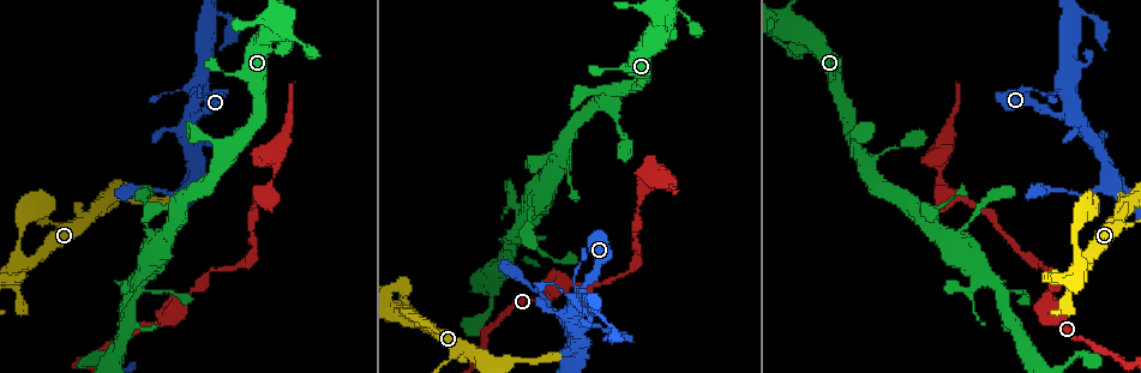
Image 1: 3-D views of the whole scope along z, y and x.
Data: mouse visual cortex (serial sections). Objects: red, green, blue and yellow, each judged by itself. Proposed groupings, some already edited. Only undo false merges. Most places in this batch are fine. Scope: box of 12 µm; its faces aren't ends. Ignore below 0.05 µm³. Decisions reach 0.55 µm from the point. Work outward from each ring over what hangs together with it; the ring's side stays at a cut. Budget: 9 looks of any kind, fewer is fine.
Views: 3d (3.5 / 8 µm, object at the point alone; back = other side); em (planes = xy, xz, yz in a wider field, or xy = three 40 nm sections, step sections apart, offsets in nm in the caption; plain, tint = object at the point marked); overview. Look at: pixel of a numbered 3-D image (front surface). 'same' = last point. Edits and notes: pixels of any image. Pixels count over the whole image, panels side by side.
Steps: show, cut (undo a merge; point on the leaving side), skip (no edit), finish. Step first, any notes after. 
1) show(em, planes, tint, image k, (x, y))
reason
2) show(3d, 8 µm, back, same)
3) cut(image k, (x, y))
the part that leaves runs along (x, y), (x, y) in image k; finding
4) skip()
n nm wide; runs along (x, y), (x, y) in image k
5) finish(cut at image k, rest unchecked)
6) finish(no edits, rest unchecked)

show(3d, 8 µm, image 1, (1069, 286))
four-way junction

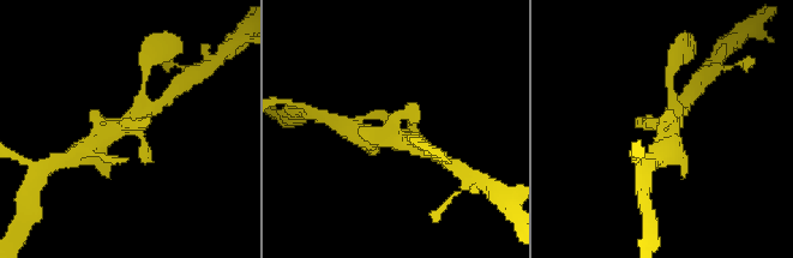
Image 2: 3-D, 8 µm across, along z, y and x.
show(em, planes, tint, image 2, (407, 131))
4 arms; arms of 250, 300, 450, 500 nm

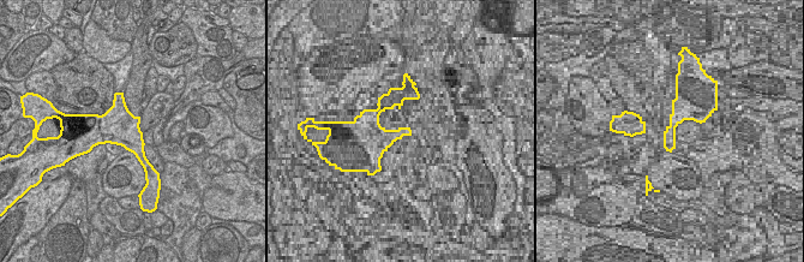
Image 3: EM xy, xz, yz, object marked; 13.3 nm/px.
skip()
runs along (677, 112), (662, 138), (668, 160) in image 2; continuous, no second cell

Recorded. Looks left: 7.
show(3d, 8 µm, back, image 1, (192, 118))
three arms meet

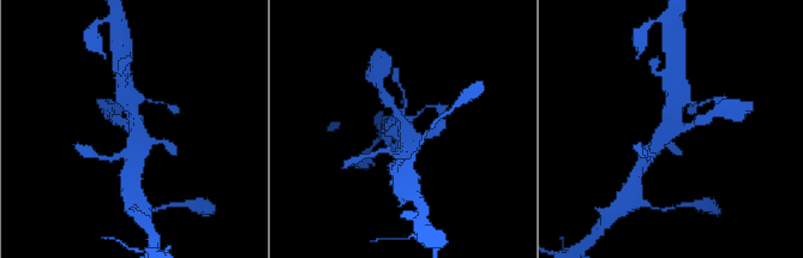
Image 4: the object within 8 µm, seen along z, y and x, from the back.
show(3d, 3.5 µm, back, image 4, (404, 126))

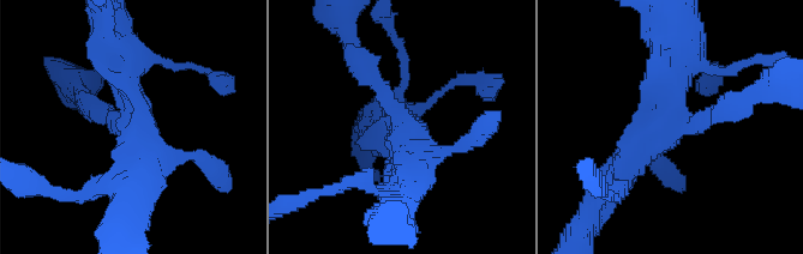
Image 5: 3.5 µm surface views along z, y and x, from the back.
show(em, xy, step 1, tint, image 5, (677, 125))
now the EM

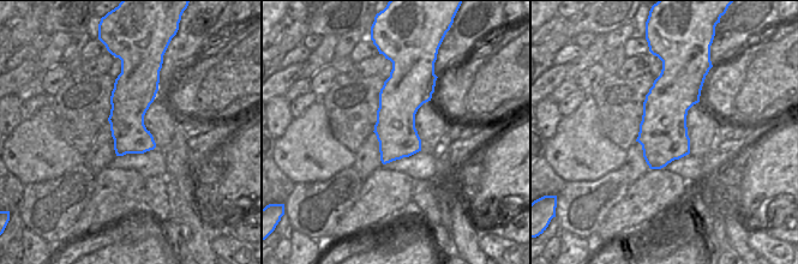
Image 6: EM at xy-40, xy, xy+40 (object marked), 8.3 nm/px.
skip()
340 nm wide; runs along (736, 107), (663, 128), (616, 173) in image 5; one cell here

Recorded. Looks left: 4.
show(3d, 3.5 µm, back, image 1, (976, 278))
sudden change in width

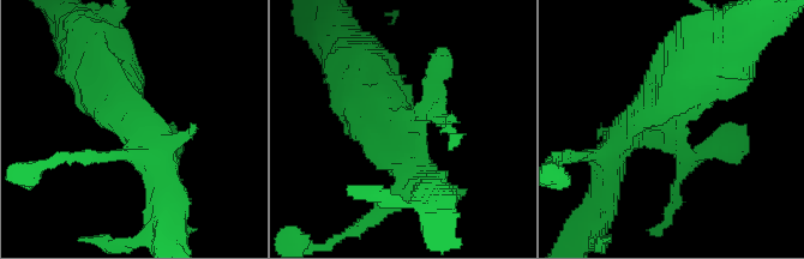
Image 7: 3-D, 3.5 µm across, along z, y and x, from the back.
show(em, planes, tint, image 7, (406, 132))
now the EM

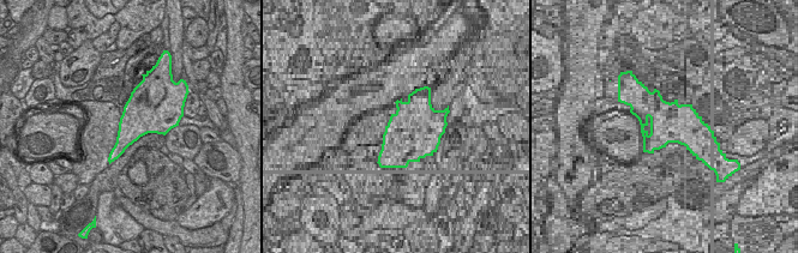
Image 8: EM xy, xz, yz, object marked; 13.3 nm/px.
skip()
all the same cell

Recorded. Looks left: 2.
show(3d, 3.5 µm, back, image 1, (1076, 18))
three arms meet

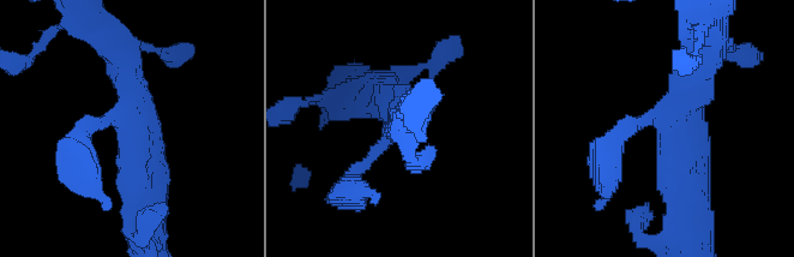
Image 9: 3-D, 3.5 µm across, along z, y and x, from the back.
show(em, xy, step 5, tint, image 9, (669, 131))
3 arms; arms of 150, 400, 400 nm

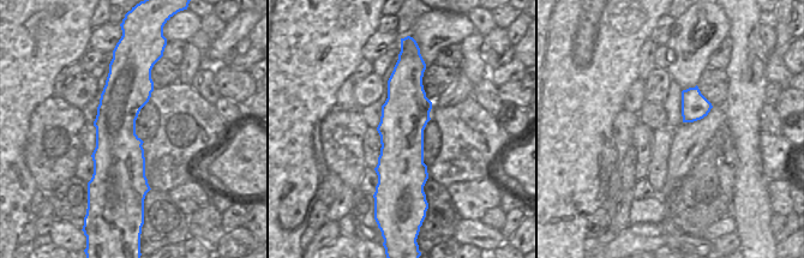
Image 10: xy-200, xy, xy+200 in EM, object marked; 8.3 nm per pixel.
skip()
runs along (691, 204), (663, 119), (624, 135) in image 9; continuous, no second cell

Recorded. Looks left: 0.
finish(no edits, rest unchecked)

